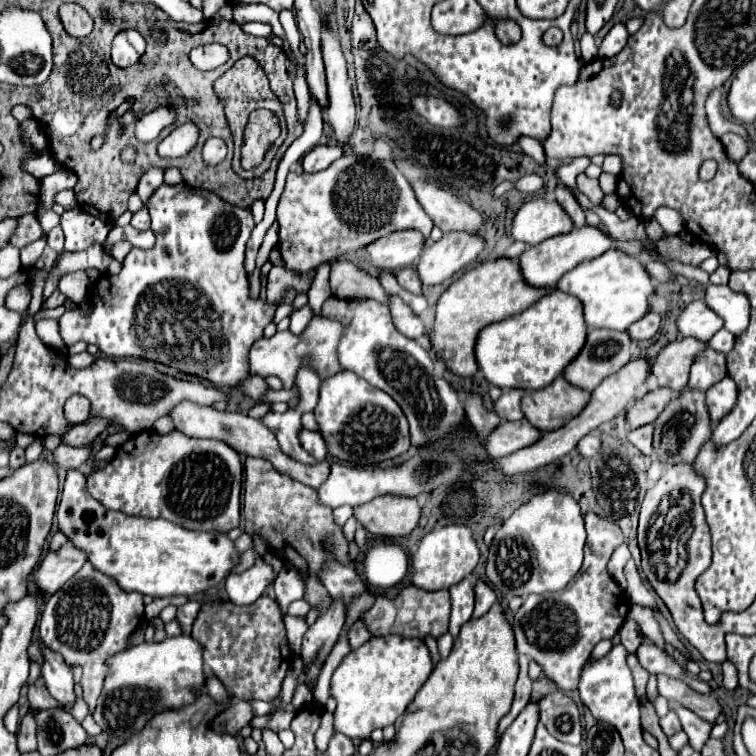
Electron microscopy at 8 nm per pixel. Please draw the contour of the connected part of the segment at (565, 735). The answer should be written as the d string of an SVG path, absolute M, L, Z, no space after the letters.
M565 692L543 694L539 698L541 724L561 742L579 744L581 742L581 722L579 708L573 698Z

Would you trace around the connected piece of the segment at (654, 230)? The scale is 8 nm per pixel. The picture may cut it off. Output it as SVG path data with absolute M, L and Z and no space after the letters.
M654 218L645 222L645 230L648 236L656 242L658 242L665 234L662 227Z

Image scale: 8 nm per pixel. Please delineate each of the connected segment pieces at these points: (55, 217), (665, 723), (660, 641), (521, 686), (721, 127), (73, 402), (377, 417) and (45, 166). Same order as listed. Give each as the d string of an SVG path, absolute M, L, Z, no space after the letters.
M39 202L39 206L37 206L37 216L39 216L39 222L41 222L41 226L43 226L45 232L49 232L51 228L55 228L59 224L59 214L55 214L53 208L45 210L43 202Z
M669 710L669 714L659 720L659 724L661 724L661 730L667 736L671 736L671 734L675 734L675 732L681 730L681 722L679 722L679 718L677 718L677 714L673 710Z
M631 604L629 608L629 618L633 618L639 628L641 628L641 634L647 636L655 646L659 648L665 648L665 638L663 638L663 632L661 632L661 626L659 622L655 620L653 616L653 610L651 608L643 608L643 606L637 606L637 604Z
M519 656L519 678L517 678L517 684L515 684L515 700L513 700L513 706L511 710L507 712L507 716L501 718L499 722L499 730L497 730L497 738L505 732L505 728L517 718L517 714L525 708L525 704L529 702L529 696L531 696L531 678L527 674L527 664L529 664L529 658L527 656Z
M719 88L713 90L711 100L707 100L707 118L709 118L709 126L715 136L723 136L725 132L733 132L733 134L739 134L741 138L749 140L747 130L741 124L737 124L731 118L725 118L725 114L721 110L721 90Z
M71 396L65 404L65 418L71 422L71 426L77 426L89 418L91 412L91 402L85 396Z
M341 370L321 382L319 404L315 406L315 422L325 438L329 456L355 466L379 464L409 450L409 424L399 404L383 390L367 384L351 370Z
M43 152L43 154L37 154L37 156L25 156L21 166L27 174L31 174L35 178L43 178L45 174L59 170L59 164L53 160L53 156L49 152Z

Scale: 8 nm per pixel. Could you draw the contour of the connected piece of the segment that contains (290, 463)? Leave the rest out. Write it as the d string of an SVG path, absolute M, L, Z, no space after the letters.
M181 400L175 408L171 408L169 416L173 418L173 424L175 424L175 430L191 436L191 438L215 438L215 440L221 440L221 442L227 442L229 446L233 446L237 452L245 454L245 456L259 456L259 458L265 458L265 460L271 460L271 464L291 476L293 480L305 484L305 486L311 486L311 488L319 488L319 484L323 484L323 480L327 480L327 472L329 472L329 462L323 460L315 466L309 466L309 464L301 464L301 462L295 462L293 458L285 456L277 444L277 438L275 434L261 422L261 420L255 420L255 418L249 418L249 416L243 416L239 412L219 412L211 406L201 406L201 404L195 404L191 400Z

